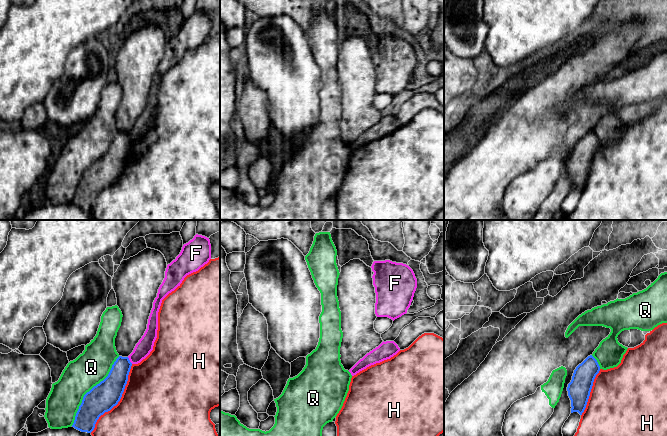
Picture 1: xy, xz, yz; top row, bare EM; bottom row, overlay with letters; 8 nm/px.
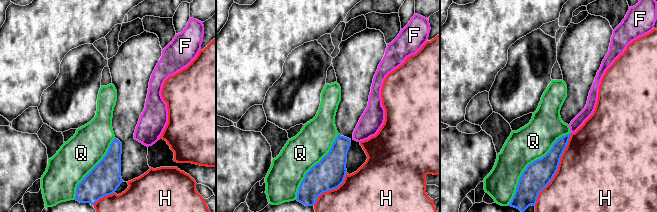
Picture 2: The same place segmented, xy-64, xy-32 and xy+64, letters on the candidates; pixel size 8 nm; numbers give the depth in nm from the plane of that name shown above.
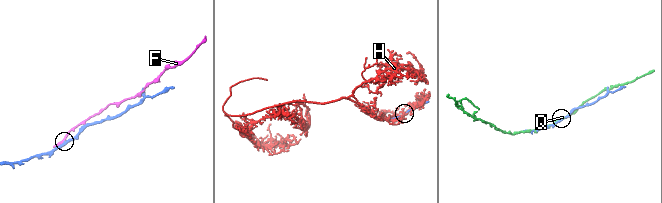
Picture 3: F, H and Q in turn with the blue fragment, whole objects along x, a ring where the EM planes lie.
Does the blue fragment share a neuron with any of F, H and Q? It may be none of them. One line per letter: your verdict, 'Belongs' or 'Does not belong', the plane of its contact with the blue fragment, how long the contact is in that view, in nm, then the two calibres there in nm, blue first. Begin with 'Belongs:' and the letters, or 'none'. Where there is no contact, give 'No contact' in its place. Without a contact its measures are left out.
Belongs: none
F: Does not belong. Touches blue in xy. Shared border 70 nm. Thickness 180 nm (blue) against 130 nm
H: Does not belong. Touches blue in xy. Shared border 650 nm. Thickness 220 nm (blue) against 500 nm
Q: Does not belong. Touches blue in xy. Shared border 700 nm. Thickness 220 nm (blue) against 280 nm

